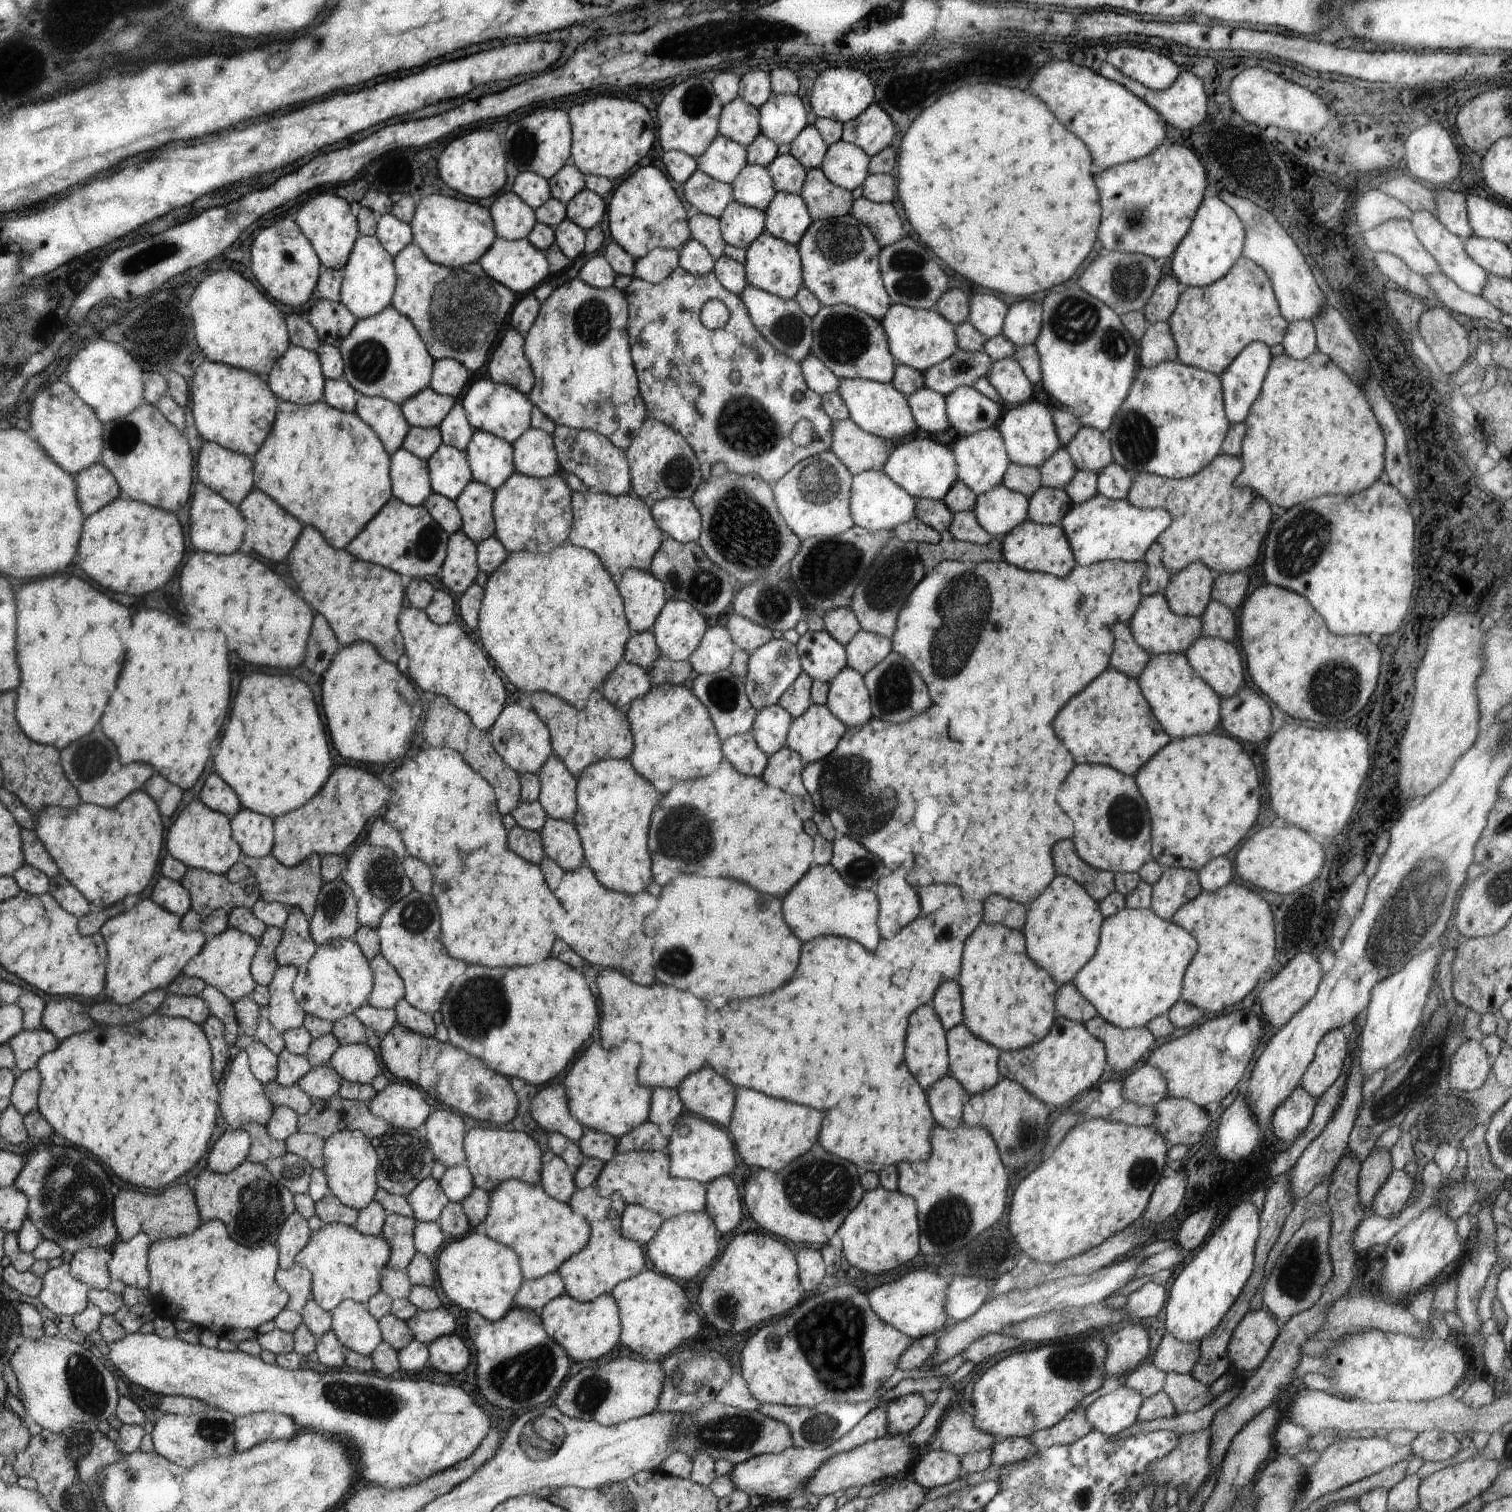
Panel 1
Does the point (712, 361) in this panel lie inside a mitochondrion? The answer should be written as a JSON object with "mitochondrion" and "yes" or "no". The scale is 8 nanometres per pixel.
{"mitochondrion":"no"}

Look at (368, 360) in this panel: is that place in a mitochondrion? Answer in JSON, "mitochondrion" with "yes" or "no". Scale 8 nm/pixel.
{"mitochondrion":"yes"}

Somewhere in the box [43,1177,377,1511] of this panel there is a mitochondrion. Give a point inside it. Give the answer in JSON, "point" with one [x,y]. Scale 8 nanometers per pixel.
{"point":[87,1387]}

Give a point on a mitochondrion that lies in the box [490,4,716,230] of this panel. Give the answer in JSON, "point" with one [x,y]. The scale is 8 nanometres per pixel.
{"point":[694,109]}

